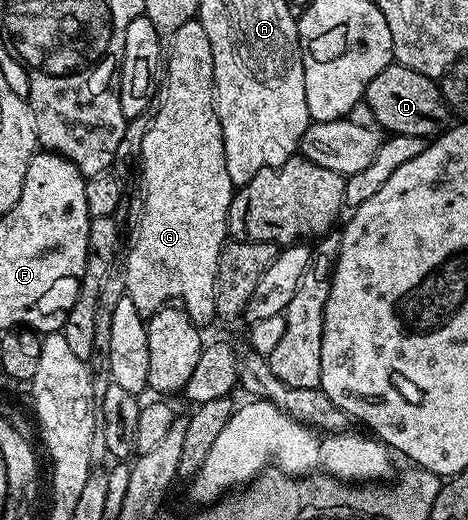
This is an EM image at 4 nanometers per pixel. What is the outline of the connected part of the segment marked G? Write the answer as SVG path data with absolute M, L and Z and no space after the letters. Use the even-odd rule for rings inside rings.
M200 19L183 22L183 26L175 30L167 44L167 72L168 68L169 77L163 80L163 95L149 120L147 134L143 134L139 173L145 201L141 204L141 217L137 220L137 233L133 236L129 256L124 257L125 295L135 302L135 310L146 318L170 302L179 302L194 324L206 326L214 323L217 314L217 267L221 250L227 243L229 207L235 185L231 182L231 174L227 174L223 130L213 107L211 42L207 42L207 30L203 30Z

